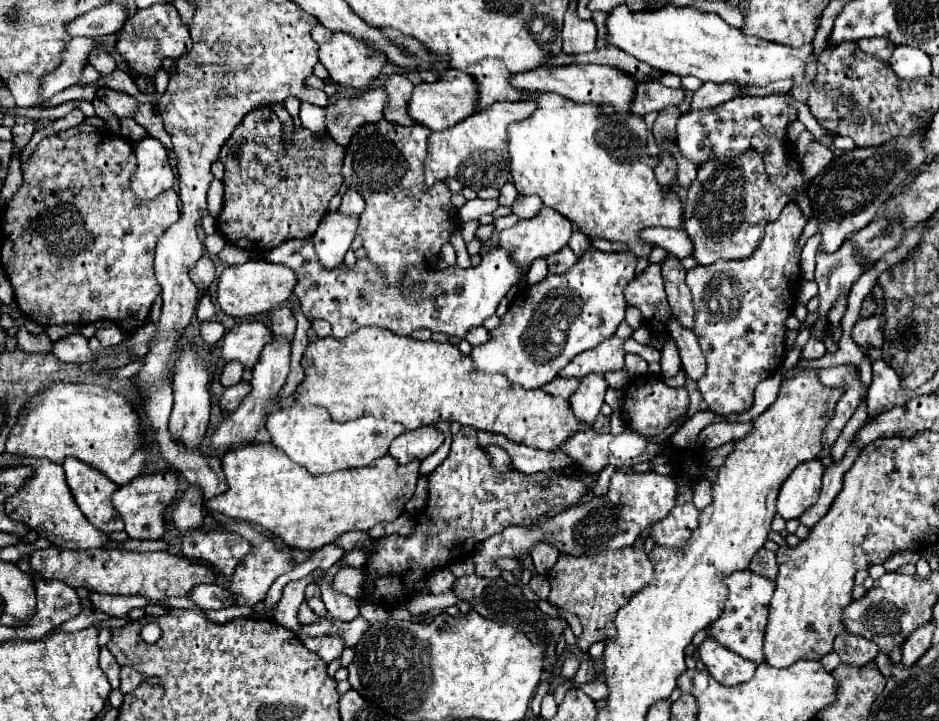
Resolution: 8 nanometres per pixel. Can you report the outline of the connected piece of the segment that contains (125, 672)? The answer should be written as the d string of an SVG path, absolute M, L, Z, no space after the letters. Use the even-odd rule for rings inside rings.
M121 668L121 692L129 694L141 684L141 674L131 668Z

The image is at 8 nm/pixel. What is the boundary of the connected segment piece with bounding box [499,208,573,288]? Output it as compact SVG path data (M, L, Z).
M543 208L539 212L539 216L535 218L529 218L529 220L523 220L523 222L517 222L515 226L499 232L499 246L511 256L511 260L517 264L519 268L519 280L517 280L517 286L525 286L525 276L527 276L527 270L531 266L531 262L539 256L547 256L547 254L555 254L559 252L561 248L567 246L569 238L573 234L573 224L561 216L559 212L551 210L551 208Z

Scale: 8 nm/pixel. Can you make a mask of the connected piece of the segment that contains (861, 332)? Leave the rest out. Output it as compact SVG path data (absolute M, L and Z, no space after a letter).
M871 316L865 320L859 320L851 332L851 338L857 346L865 348L865 346L873 346L873 348L881 348L883 346L883 334L881 334L881 326L883 326L883 318L881 316Z

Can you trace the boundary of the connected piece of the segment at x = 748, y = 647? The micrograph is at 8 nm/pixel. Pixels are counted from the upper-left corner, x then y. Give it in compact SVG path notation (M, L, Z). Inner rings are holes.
M739 570L723 578L723 584L729 588L729 596L727 596L721 616L711 624L709 636L717 638L723 646L727 646L729 650L735 650L743 658L761 664L763 662L761 648L763 648L763 636L765 636L765 626L767 626L767 606L773 596L775 582L751 570Z

